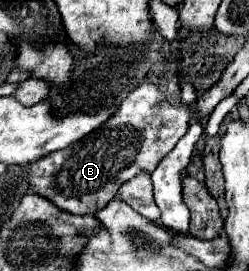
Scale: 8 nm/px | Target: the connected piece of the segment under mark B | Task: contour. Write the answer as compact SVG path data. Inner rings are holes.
M140 85L122 101L118 113L106 121L102 129L96 129L70 149L54 151L22 167L30 191L74 215L94 215L94 209L104 209L122 183L140 171L152 173L188 131L192 115L184 103L180 107L162 105L156 117L152 117L154 101L162 99L162 93L158 93L154 85Z

